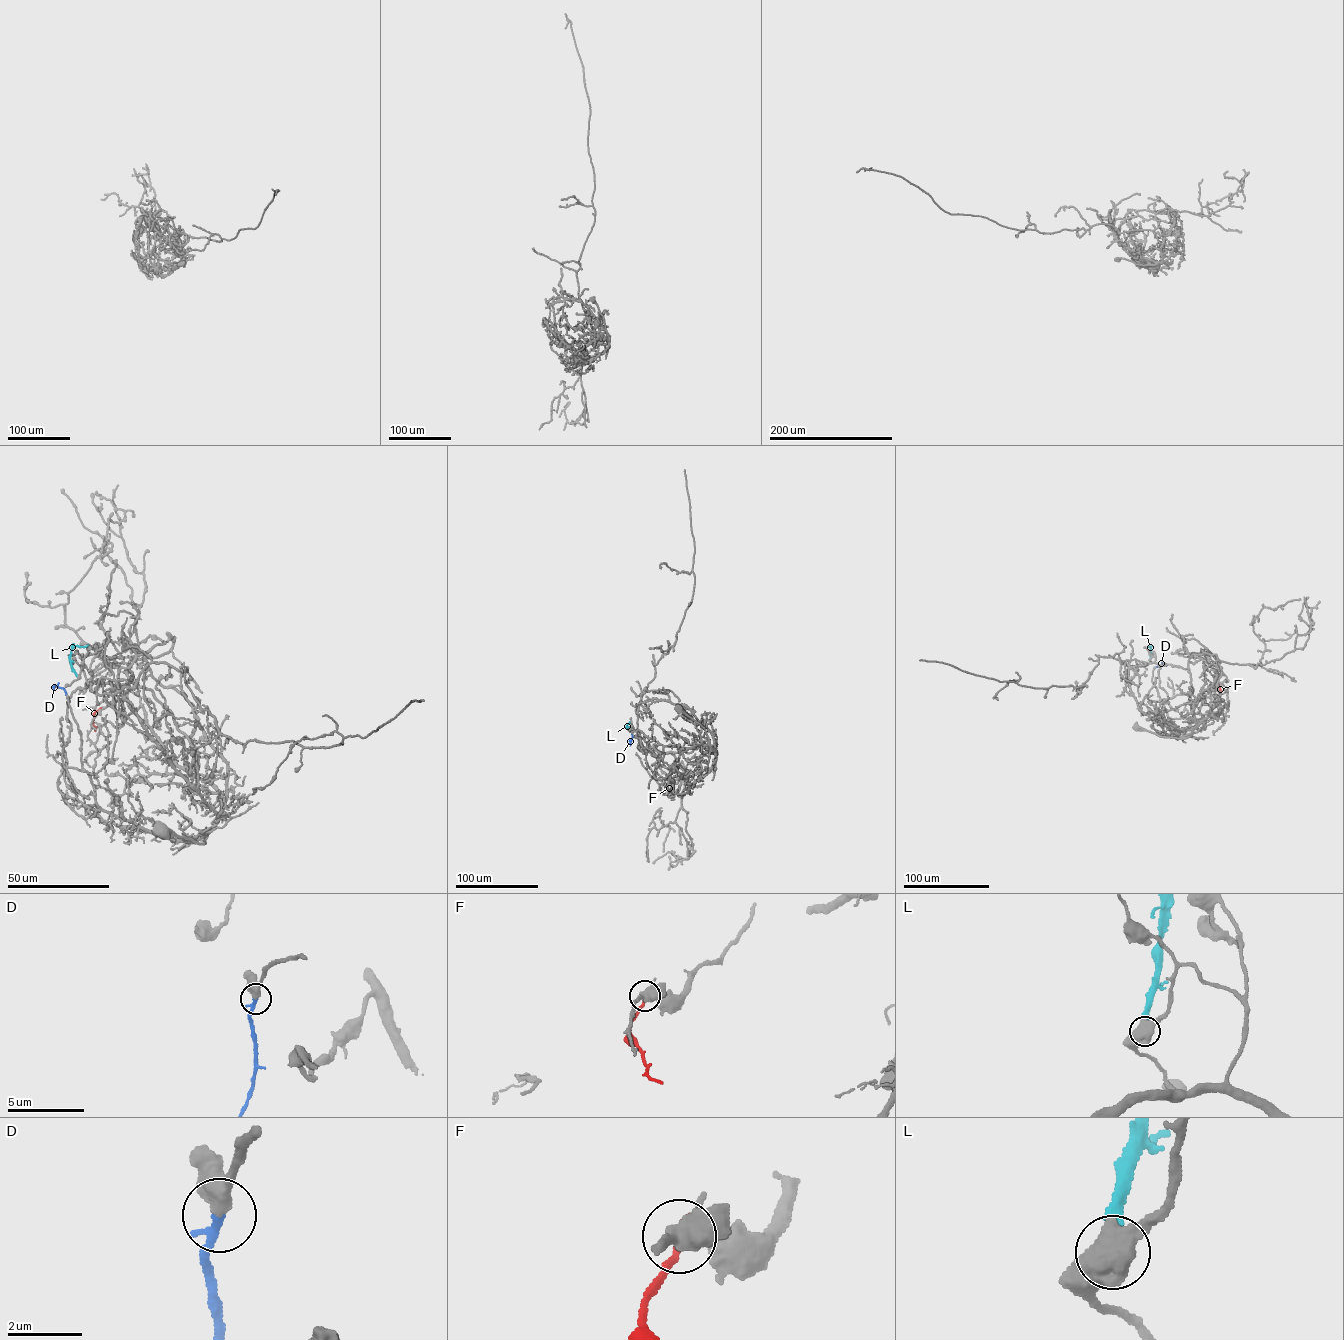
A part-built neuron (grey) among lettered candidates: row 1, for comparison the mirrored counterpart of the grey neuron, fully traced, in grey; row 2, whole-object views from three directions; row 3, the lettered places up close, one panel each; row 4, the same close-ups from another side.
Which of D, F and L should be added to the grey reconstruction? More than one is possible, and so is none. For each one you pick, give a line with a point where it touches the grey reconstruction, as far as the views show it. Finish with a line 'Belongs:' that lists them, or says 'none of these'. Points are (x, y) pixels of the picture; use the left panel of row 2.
D: Touches grey at (67, 696)
Belongs: D

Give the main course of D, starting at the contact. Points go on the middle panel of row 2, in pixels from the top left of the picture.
D: (632, 733), (630, 745)

